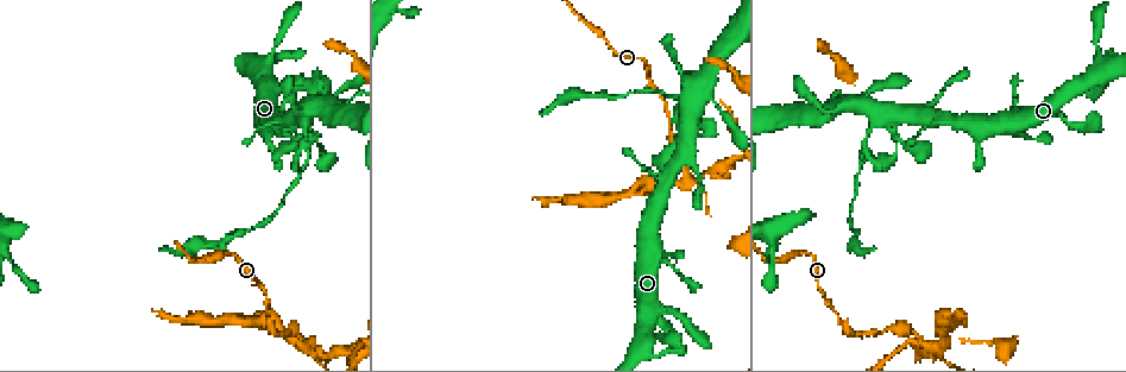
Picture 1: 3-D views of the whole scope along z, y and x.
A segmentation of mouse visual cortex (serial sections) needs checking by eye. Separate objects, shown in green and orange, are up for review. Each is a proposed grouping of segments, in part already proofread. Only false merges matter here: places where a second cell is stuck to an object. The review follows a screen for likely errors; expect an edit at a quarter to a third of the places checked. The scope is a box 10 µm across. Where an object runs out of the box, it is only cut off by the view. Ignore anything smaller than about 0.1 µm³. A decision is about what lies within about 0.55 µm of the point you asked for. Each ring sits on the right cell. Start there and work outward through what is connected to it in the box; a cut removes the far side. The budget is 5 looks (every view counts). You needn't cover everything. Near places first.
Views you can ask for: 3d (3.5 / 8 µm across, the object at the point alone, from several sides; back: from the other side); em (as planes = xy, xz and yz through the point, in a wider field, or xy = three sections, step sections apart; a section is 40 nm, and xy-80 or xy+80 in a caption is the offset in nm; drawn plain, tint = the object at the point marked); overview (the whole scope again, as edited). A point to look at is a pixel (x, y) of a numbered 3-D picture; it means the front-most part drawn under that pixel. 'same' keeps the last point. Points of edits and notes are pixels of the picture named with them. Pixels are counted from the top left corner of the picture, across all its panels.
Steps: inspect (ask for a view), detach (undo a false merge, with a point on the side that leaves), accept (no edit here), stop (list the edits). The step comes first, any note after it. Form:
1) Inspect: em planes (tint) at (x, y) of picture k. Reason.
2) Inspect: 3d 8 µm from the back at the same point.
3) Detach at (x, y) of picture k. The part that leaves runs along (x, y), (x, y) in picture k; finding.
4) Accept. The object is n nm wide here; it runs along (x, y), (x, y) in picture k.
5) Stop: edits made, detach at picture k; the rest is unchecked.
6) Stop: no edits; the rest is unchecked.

Inspect: 3d 8 µm at (306, 348) of picture 1. Four-way junction.

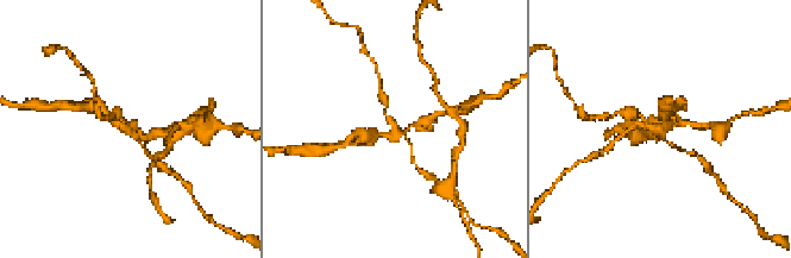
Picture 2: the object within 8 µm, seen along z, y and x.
Inspect: em xy step 3 (tint) at the same point. Shape alone is not enough.

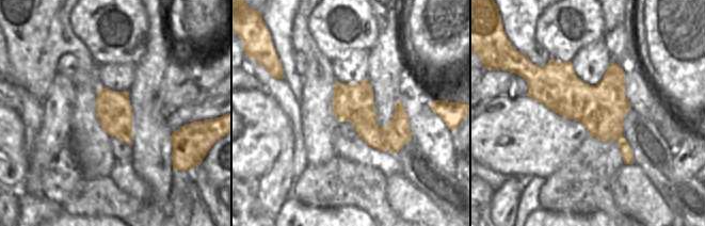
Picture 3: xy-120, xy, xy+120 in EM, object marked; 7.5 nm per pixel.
Detach at (421, 125) of picture 2. A border runs along (350, 120), (364, 117), (377, 124) in picture 3; a second cell is stuck on.

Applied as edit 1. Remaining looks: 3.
Inspect: overview. See it whole again.

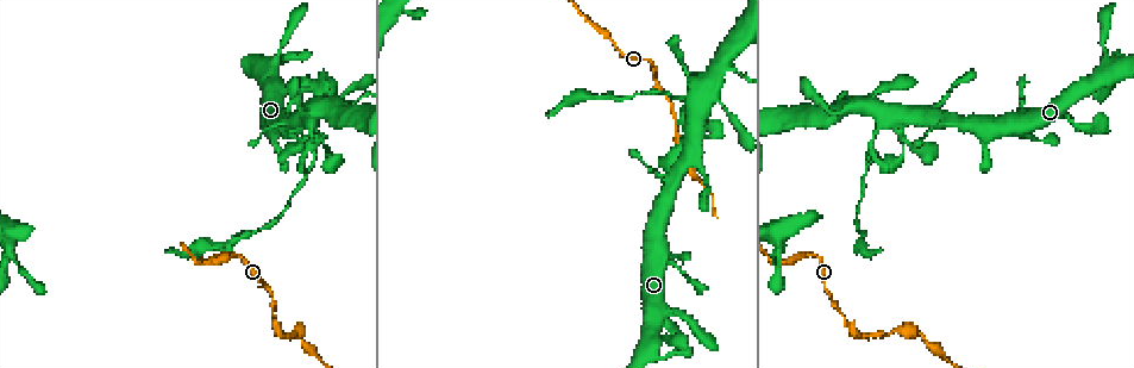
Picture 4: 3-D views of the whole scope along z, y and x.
Inspect: 3d 3.5 µm at (871, 146) of picture 4.

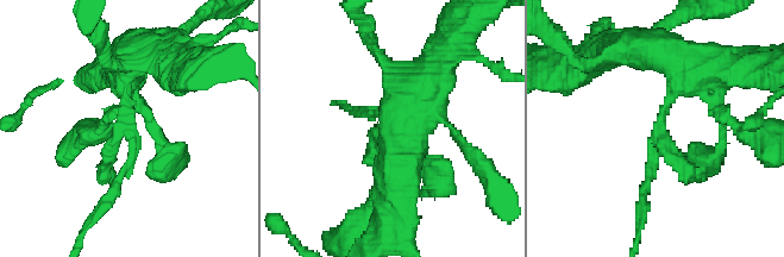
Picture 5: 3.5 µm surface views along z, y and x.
Inspect: em xy step 3 (tint) at (659, 128) of picture 5. Shape alone is not enough.

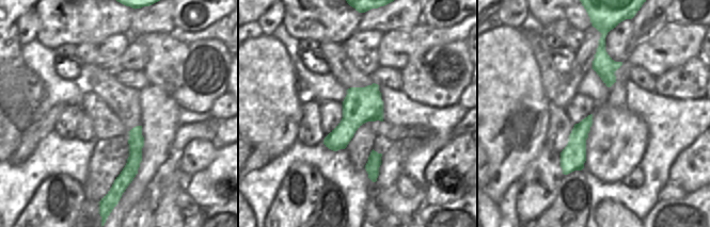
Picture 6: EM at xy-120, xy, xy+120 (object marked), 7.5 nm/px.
Detach at (115, 142) of picture 5. The object is 280 nm wide here; the part that leaves runs along (125, 105), (132, 160), (104, 207) in picture 5; two cells meet here.

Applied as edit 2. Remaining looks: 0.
Stop: edits made, detach at picture 2, detach at picture 5; the rest is unchecked.

